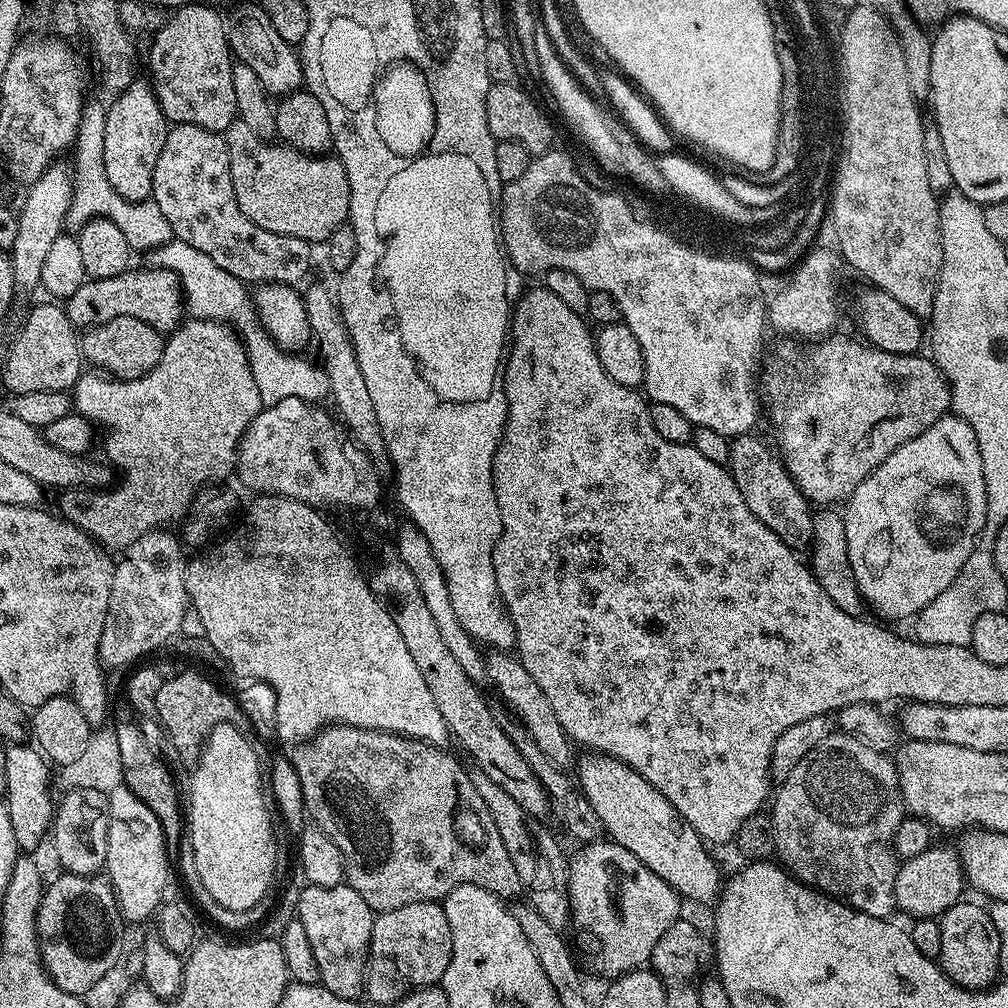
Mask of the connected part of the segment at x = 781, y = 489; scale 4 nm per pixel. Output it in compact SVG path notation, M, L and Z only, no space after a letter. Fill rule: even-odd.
M748 433L731 439L730 458L726 466L750 512L782 538L793 551L800 552L802 548L807 549L811 545L814 515L811 505L775 453L771 453L755 436Z

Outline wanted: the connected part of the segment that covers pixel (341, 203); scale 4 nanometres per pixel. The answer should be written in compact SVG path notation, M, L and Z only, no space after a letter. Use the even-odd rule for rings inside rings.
M239 118L233 120L223 138L230 154L234 198L238 198L242 214L262 230L302 238L316 246L319 240L327 242L348 220L350 182L339 156L308 155L291 144L264 140Z

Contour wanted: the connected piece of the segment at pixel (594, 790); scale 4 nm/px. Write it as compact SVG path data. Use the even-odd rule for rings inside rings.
M584 754L575 765L574 776L578 781L579 791L590 802L590 806L594 806L594 814L598 814L600 825L604 827L612 842L628 848L634 857L658 874L658 877L668 883L685 901L697 900L700 904L711 905L719 897L722 891L722 875L720 876L719 866L708 857L709 849L702 843L700 835L681 818L678 810L674 810L668 799L657 788L650 786L650 782L646 782L642 774L638 774L613 756Z

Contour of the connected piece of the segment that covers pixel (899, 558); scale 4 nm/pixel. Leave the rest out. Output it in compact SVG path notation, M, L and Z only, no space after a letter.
M955 414L941 416L938 422L934 422L934 426L922 430L922 434L918 434L918 438L898 446L898 450L894 450L894 454L890 454L890 458L886 458L886 462L882 462L875 468L857 486L854 494L848 497L843 505L842 515L846 526L846 550L850 554L854 582L858 582L858 590L862 594L865 605L871 611L873 608L878 615L885 616L885 618L880 617L885 621L904 620L907 616L908 619L915 617L917 612L922 611L930 602L934 602L934 598L938 598L938 594L942 594L942 590L946 590L946 586L950 586L954 582L954 578L958 578L962 566L981 543L980 531L988 524L988 499L984 486L984 471L982 470L981 455L978 454L978 442L974 438L974 430L970 430L970 426L960 416Z

